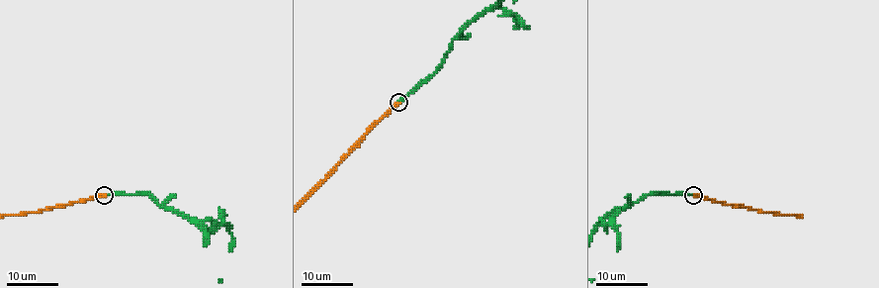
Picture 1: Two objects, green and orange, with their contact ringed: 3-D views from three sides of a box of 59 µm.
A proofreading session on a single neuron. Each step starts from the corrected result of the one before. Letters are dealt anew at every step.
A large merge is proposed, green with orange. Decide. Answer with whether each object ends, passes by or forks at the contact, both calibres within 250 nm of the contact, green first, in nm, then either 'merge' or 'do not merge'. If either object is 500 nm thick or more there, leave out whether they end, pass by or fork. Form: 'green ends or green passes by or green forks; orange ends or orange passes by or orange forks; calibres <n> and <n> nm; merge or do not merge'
green ends; orange ends; calibres 240 and 320 nm; merge

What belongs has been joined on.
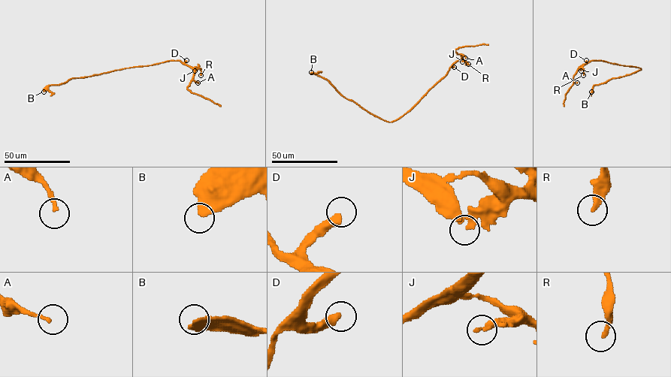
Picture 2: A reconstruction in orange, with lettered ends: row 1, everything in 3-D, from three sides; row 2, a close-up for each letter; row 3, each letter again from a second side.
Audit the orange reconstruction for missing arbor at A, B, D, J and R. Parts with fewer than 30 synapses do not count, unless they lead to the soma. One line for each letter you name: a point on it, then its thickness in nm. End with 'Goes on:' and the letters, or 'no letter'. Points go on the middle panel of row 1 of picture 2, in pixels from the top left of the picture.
A: Place: (465, 58). Thickness 150 nm
B: Place: (311, 72). Thickness 340 nm
D: Place: (454, 67). Thickness 440 nm
Goes on: A, B, D

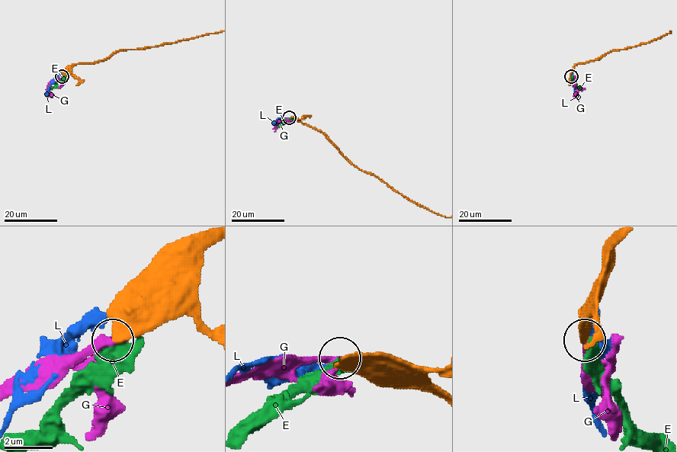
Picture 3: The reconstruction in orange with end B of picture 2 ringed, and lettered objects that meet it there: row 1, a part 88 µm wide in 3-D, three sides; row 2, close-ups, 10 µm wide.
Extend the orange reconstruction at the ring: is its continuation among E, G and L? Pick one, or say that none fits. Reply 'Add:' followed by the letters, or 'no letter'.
Add: G

